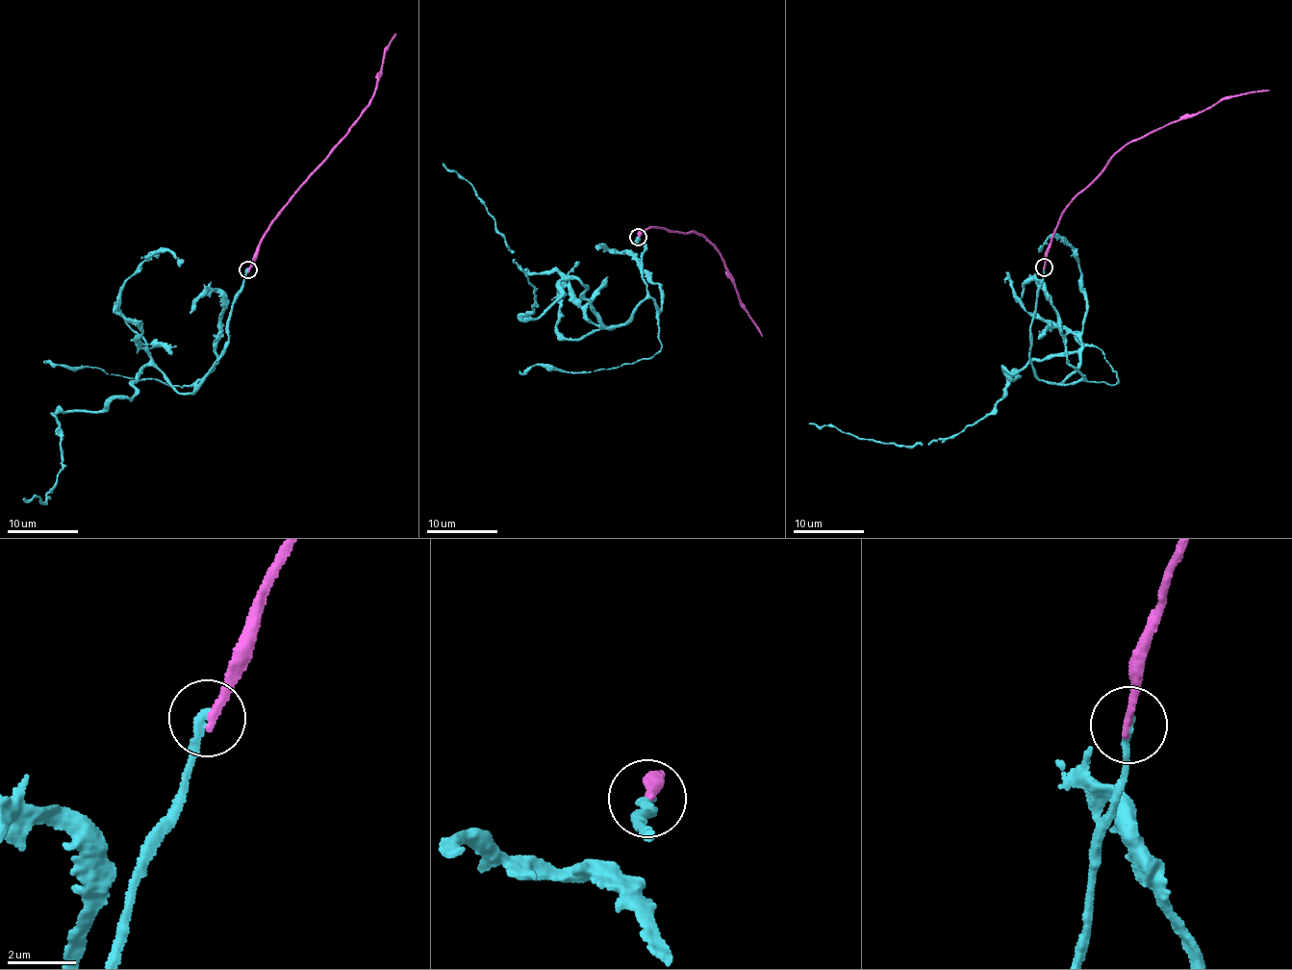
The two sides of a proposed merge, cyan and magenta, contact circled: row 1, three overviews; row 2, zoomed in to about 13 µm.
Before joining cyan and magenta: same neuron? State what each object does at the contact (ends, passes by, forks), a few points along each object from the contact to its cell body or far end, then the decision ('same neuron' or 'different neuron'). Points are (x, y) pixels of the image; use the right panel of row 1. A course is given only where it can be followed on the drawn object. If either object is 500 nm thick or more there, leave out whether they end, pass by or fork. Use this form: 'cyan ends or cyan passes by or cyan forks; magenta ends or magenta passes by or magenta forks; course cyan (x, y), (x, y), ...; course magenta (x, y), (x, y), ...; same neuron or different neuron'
cyan ends; magenta ends; course cyan (1044, 267), (1028, 356), (1060, 383), (1078, 353), (1001, 368), (1019, 376), (1002, 397), (928, 443), (809, 423); course magenta (1044, 267), (1051, 236), (1063, 212), (1099, 178), (1108, 160), (1123, 147), (1226, 97), (1269, 90); different neuron

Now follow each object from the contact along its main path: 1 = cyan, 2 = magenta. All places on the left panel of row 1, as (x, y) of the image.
1: (248, 269), (227, 346), (196, 389), (144, 366), (131, 398), (54, 412), (57, 481), (44, 504), (23, 499)
2: (248, 269), (263, 235), (359, 120), (373, 93), (385, 49), (396, 34)

